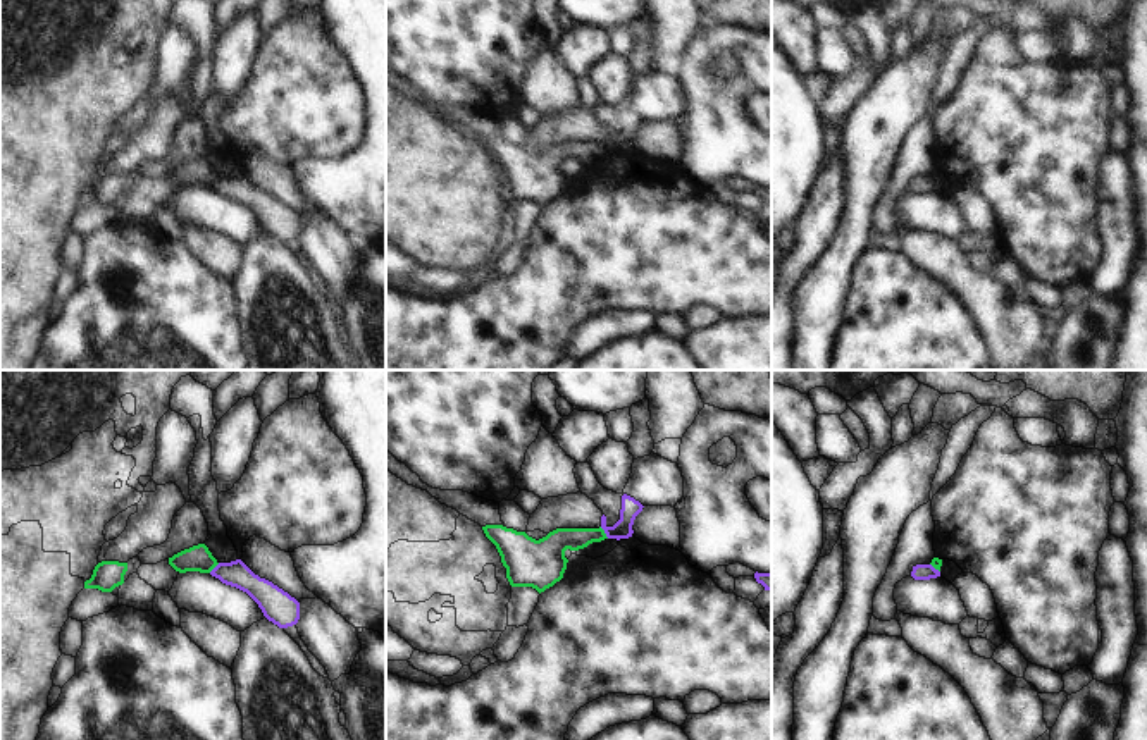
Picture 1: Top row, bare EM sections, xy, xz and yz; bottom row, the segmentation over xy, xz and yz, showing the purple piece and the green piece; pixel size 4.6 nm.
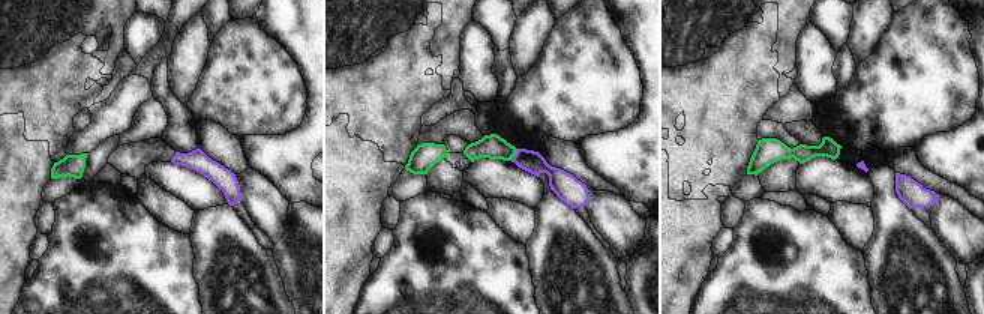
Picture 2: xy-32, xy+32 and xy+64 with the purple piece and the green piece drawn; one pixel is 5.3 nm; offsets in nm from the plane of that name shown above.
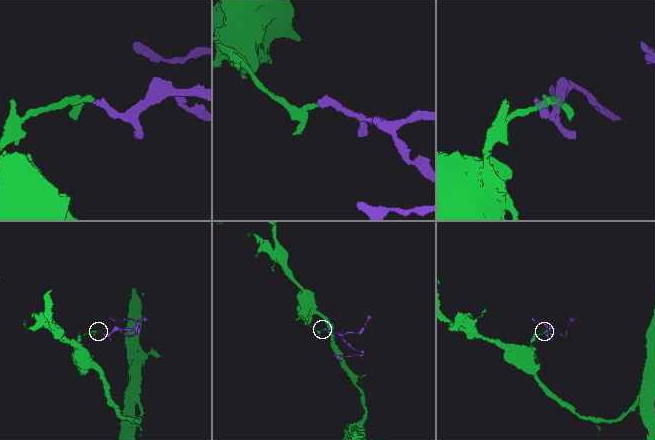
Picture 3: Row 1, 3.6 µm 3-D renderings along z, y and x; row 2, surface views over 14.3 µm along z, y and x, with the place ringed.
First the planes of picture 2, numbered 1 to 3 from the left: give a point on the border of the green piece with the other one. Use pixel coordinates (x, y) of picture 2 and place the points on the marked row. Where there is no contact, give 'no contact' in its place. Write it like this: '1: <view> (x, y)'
1: no contact
2: xy+32 (515, 155)
3: no contact

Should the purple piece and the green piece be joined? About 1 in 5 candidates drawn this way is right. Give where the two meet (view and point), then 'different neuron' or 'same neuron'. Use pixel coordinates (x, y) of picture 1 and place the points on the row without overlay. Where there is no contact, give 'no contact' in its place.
meets purple in xz at (605, 147); different neuron

